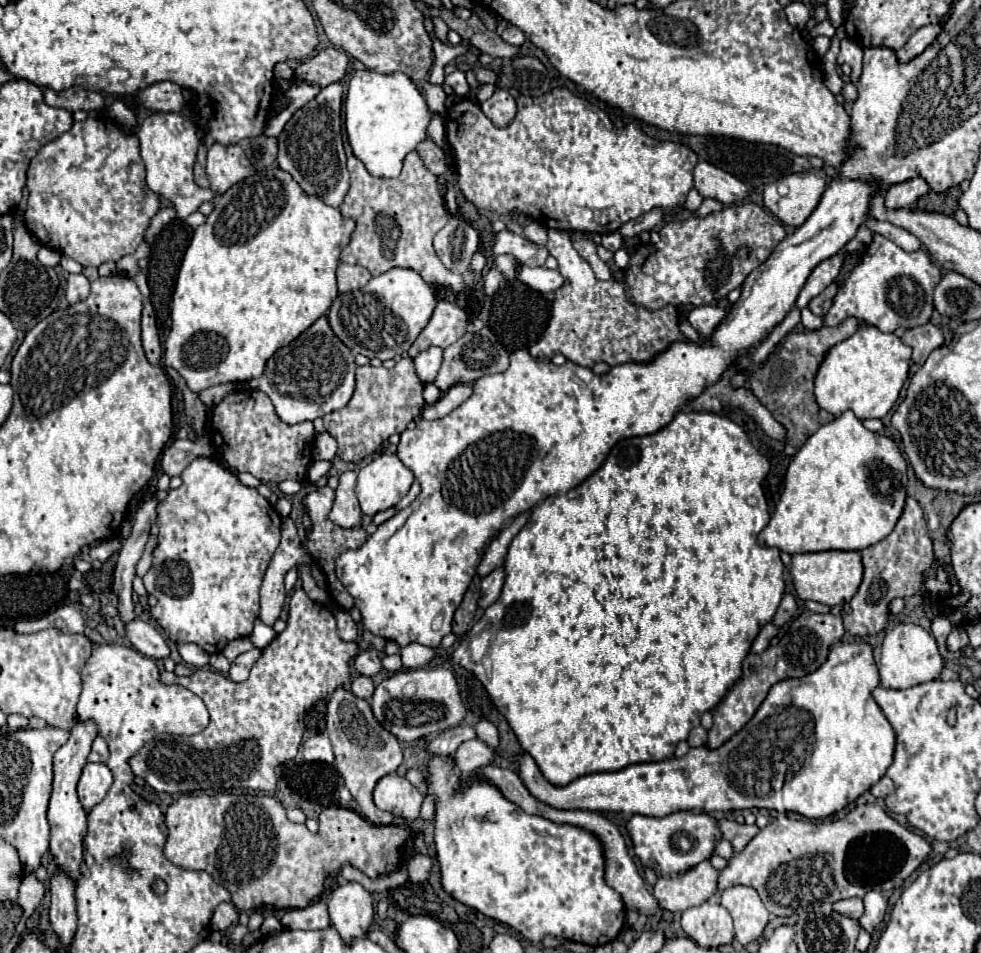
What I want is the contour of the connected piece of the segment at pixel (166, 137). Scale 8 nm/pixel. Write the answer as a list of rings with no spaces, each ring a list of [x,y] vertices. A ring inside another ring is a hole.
[[[155,112],[145,118],[137,132],[137,138],[141,144],[141,158],[147,168],[147,186],[175,204],[179,220],[185,220],[201,204],[214,198],[215,194],[211,189],[199,188],[193,182],[193,164],[197,156],[199,138],[195,132],[195,124],[189,116]]]

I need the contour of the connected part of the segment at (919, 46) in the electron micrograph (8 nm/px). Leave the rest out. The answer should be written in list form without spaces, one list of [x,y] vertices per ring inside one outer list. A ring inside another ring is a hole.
[[[933,24],[933,26],[923,26],[921,30],[917,30],[911,38],[909,38],[909,42],[901,48],[901,50],[897,50],[895,52],[895,56],[897,56],[897,60],[901,62],[901,64],[907,64],[907,62],[911,62],[913,58],[917,58],[935,38],[937,38],[937,34],[941,32],[941,24]]]

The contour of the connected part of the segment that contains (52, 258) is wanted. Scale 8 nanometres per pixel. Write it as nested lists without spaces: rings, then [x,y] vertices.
[[[43,246],[43,248],[39,250],[37,258],[39,258],[39,262],[41,262],[41,264],[45,264],[45,266],[57,266],[57,264],[59,264],[61,254],[59,254],[57,250],[49,248],[49,246]]]

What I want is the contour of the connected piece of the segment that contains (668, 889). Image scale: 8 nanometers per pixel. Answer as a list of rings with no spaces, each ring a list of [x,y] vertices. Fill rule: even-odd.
[[[705,860],[675,878],[659,878],[653,886],[653,896],[661,908],[681,914],[691,906],[701,906],[711,900],[717,894],[717,878],[719,870]]]

